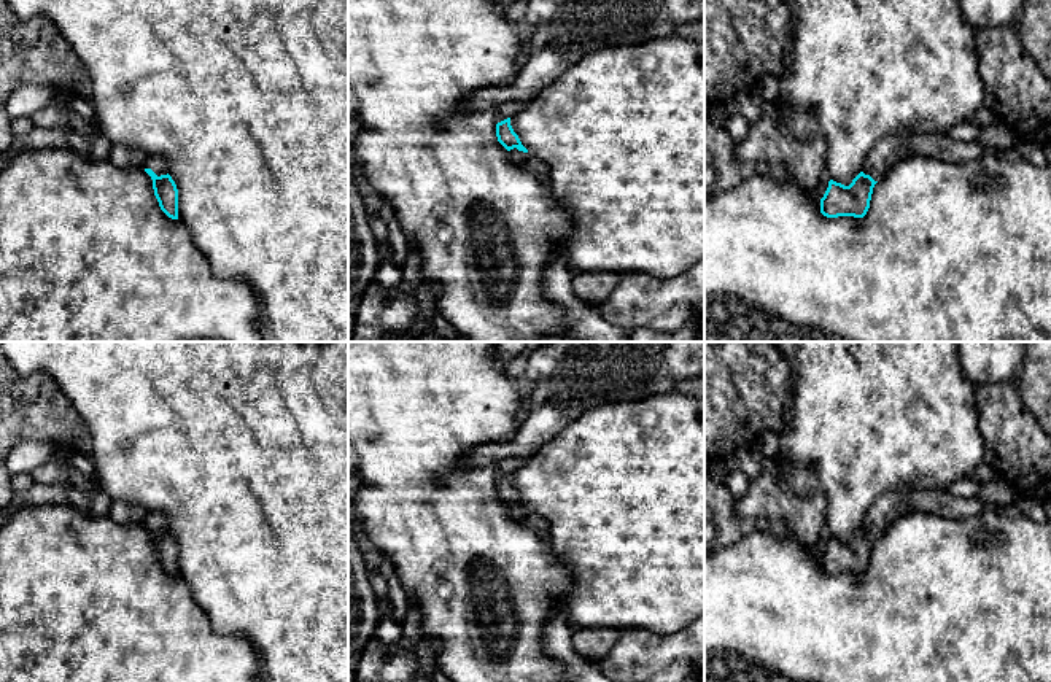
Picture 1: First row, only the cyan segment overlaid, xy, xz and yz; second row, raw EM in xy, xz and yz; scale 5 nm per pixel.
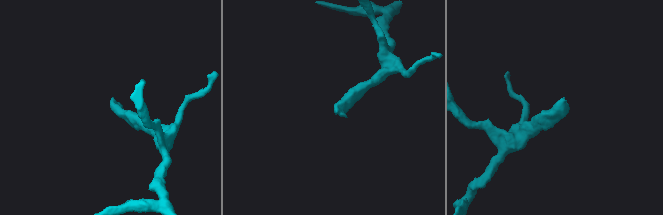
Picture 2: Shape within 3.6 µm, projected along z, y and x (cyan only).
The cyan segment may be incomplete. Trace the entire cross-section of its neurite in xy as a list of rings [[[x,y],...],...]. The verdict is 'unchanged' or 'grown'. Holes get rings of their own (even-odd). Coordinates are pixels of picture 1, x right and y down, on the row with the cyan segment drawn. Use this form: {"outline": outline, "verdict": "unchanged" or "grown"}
{"outline": [[[148,154],[143,164],[145,172],[153,180],[154,196],[161,210],[172,219],[178,219],[178,189],[167,173],[167,162],[162,156]]], "verdict": "grown"}

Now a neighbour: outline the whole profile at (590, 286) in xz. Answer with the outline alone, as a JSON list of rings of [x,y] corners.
[[[574,272],[572,291],[580,300],[598,307],[612,293],[619,277],[619,272]]]

